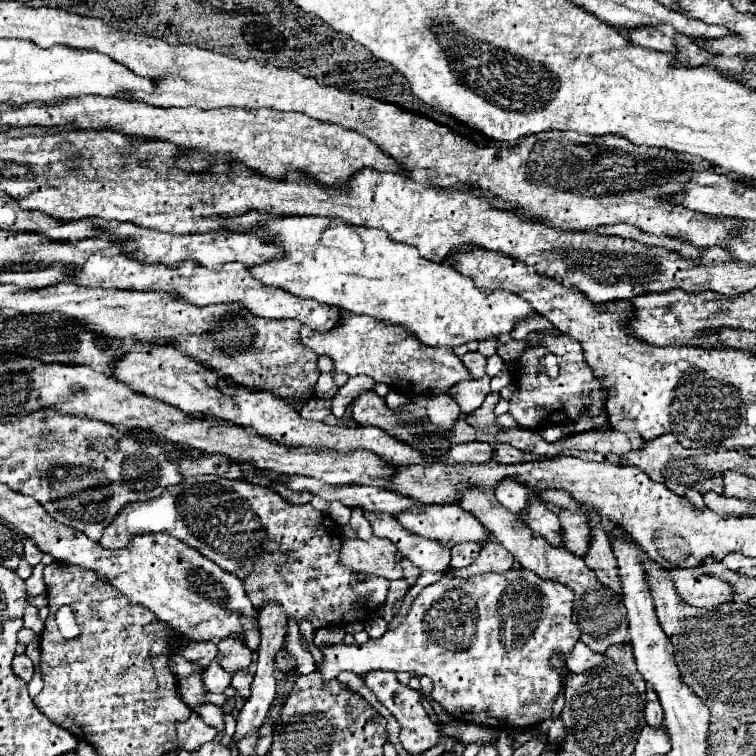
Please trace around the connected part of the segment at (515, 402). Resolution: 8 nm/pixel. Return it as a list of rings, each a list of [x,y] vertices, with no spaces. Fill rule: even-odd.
[[[538,331],[538,345],[526,347],[522,359],[514,367],[512,385],[516,387],[516,393],[510,399],[508,413],[524,429],[542,429],[548,425],[560,425],[564,437],[586,433],[592,429],[602,429],[606,427],[606,421],[608,421],[606,393],[590,391],[594,381],[598,381],[598,377],[586,365],[580,353],[580,345],[574,339],[562,333]],[[548,353],[556,355],[558,359],[560,375],[556,379],[548,377],[546,369],[540,365],[540,359]]]

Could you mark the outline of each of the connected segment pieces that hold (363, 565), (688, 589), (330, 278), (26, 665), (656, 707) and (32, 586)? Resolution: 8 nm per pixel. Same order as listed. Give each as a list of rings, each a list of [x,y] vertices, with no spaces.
[[[346,539],[342,543],[340,561],[342,565],[362,575],[378,575],[390,581],[404,577],[404,573],[400,571],[402,555],[390,539]]]
[[[678,569],[672,571],[674,585],[678,595],[694,607],[702,609],[716,609],[724,603],[734,601],[734,589],[730,583],[720,581],[718,577],[700,575],[700,571],[694,569]]]
[[[254,211],[224,219],[224,225],[230,231],[262,237],[284,247],[284,259],[250,267],[262,283],[356,315],[404,323],[410,333],[430,347],[456,347],[510,333],[516,321],[534,313],[522,297],[508,291],[486,295],[448,263],[432,263],[420,257],[414,247],[394,243],[382,229],[358,227],[332,217],[262,219]]]
[[[16,655],[16,657],[14,657],[14,663],[12,663],[12,669],[14,669],[14,673],[16,673],[20,679],[24,679],[26,683],[32,679],[34,665],[32,665],[32,661],[30,661],[26,655]]]
[[[648,691],[646,699],[648,699],[648,703],[646,703],[646,723],[650,727],[662,727],[664,715],[662,715],[662,705],[658,703],[656,691]]]
[[[36,565],[34,573],[30,575],[30,579],[26,579],[26,587],[32,595],[40,595],[46,593],[46,583],[44,583],[44,565]]]

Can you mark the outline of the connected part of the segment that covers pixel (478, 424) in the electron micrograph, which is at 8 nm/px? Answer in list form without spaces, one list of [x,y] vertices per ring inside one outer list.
[[[492,393],[487,395],[482,407],[478,411],[474,411],[472,415],[468,415],[468,423],[476,429],[484,429],[488,425],[497,425],[497,416],[494,413],[495,405],[499,401],[499,395]]]

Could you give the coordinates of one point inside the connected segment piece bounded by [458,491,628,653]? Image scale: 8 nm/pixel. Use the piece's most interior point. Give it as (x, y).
(597, 611)

